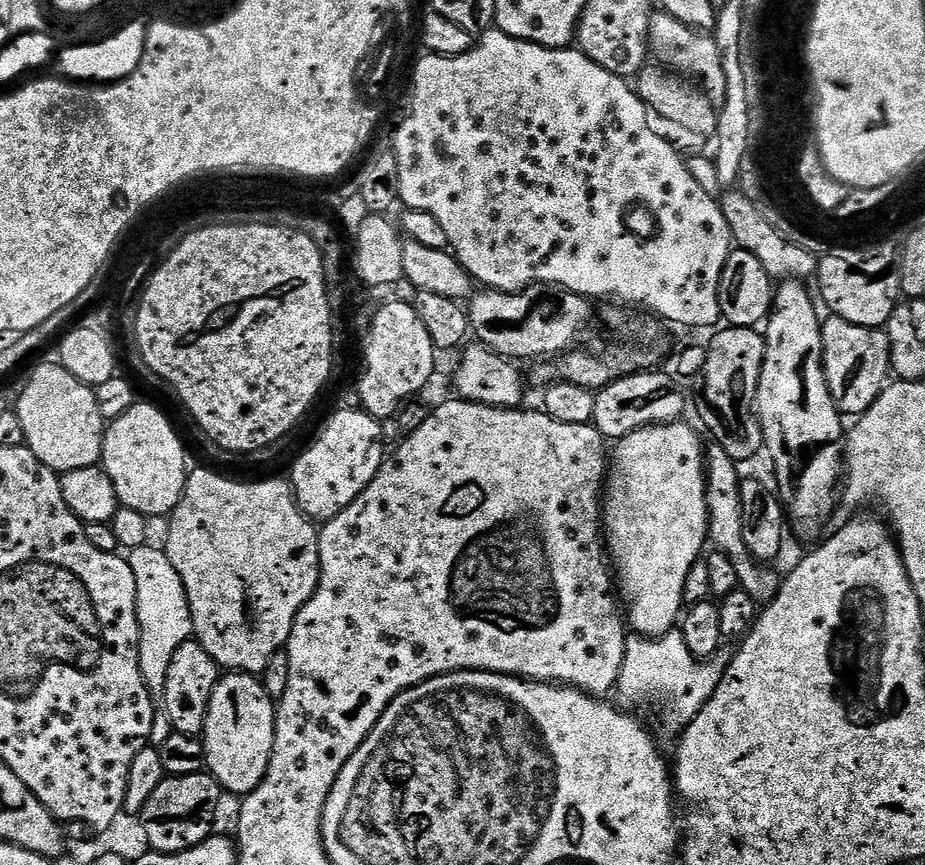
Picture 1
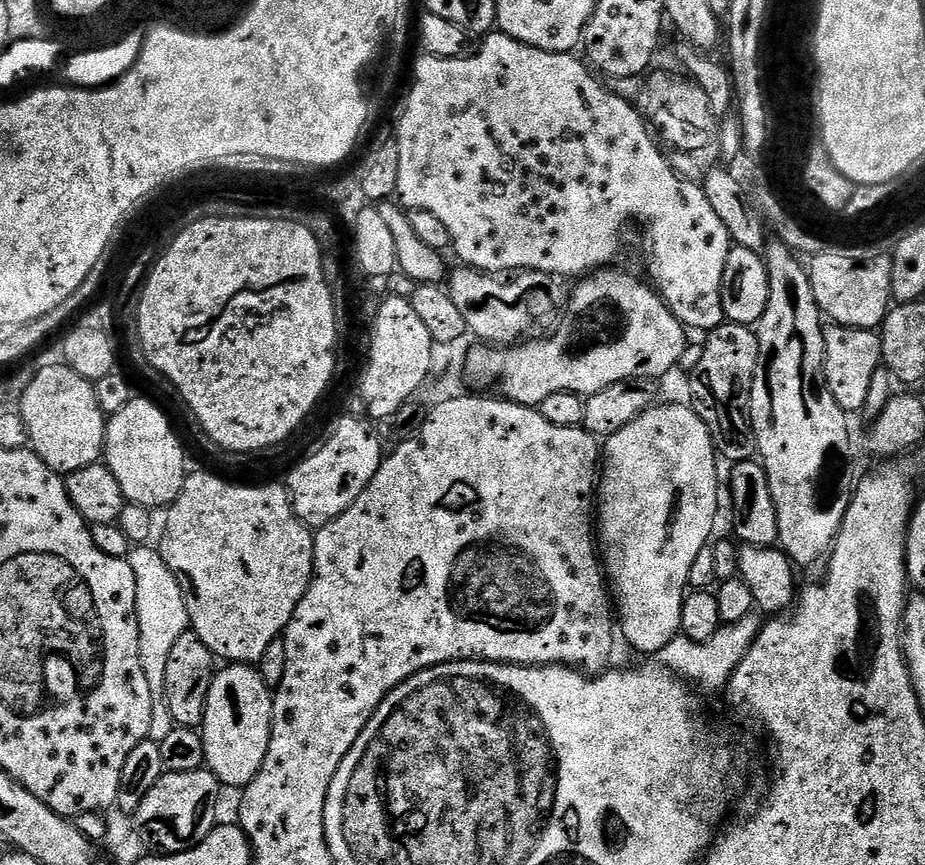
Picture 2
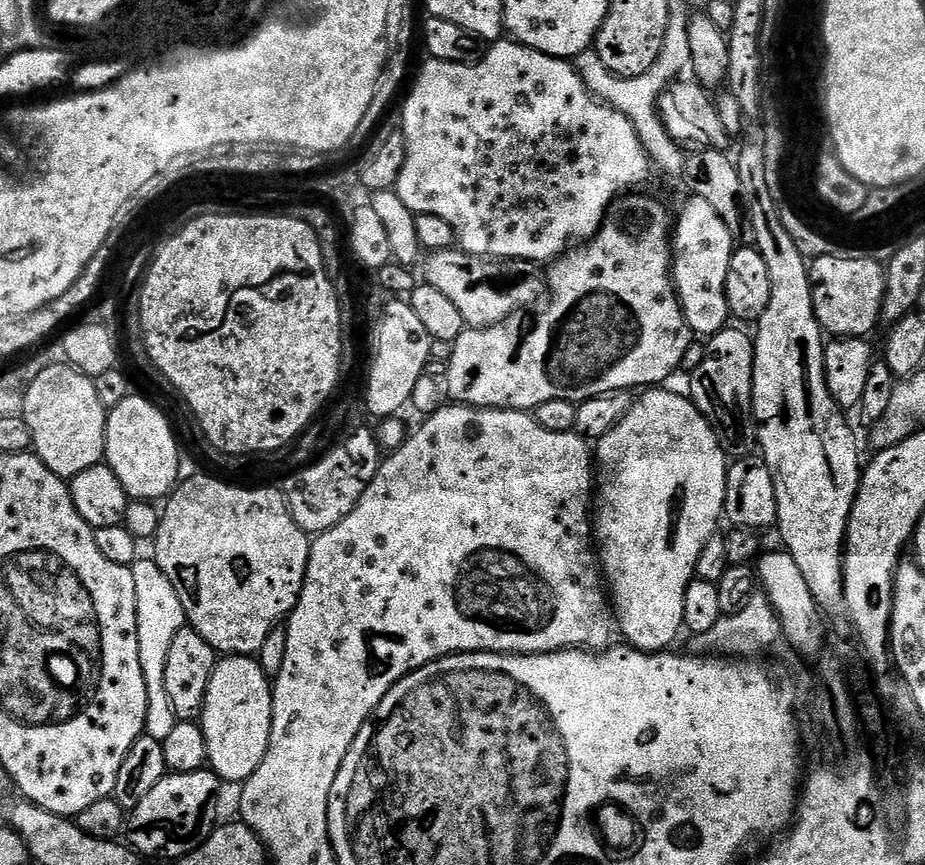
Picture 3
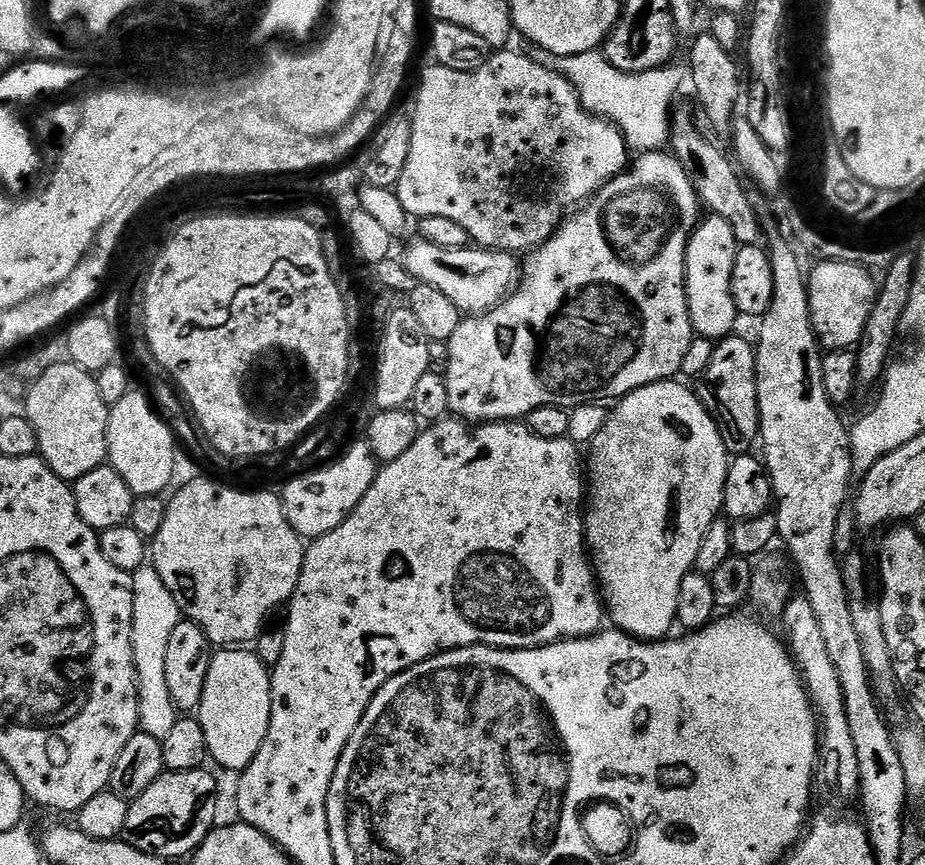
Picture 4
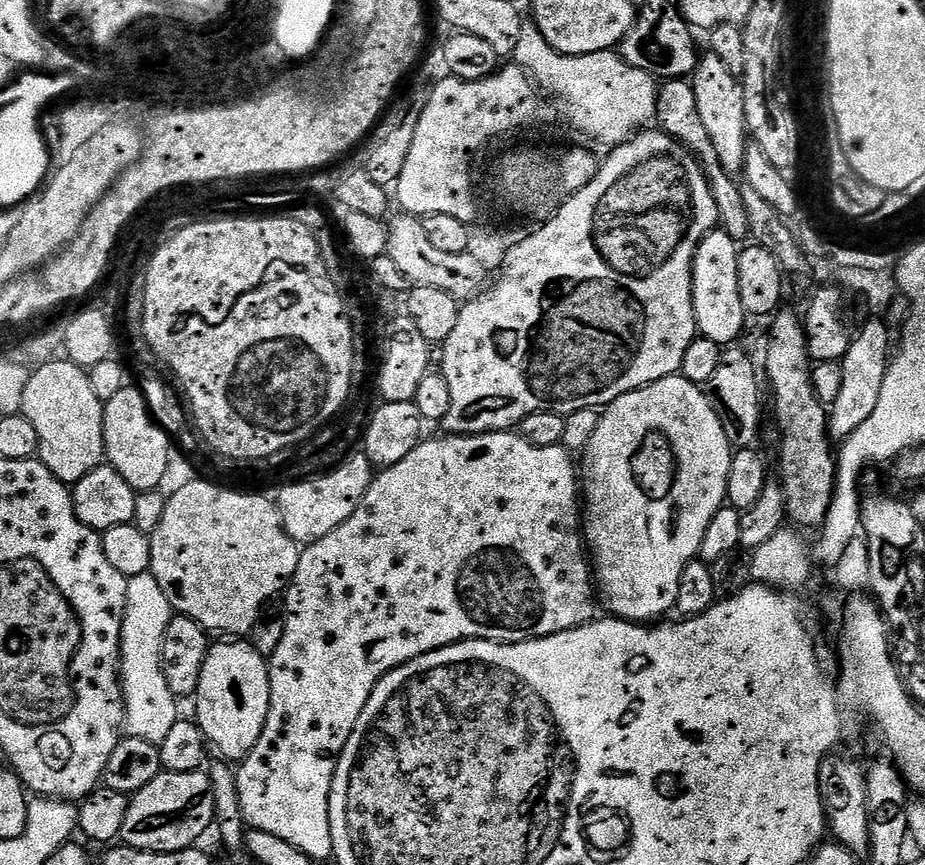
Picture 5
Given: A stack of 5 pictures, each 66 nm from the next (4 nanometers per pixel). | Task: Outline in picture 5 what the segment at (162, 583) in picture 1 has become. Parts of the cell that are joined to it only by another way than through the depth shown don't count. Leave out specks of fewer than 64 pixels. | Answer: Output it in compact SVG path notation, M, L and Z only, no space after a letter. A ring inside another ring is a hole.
M151 571L131 577L128 581L128 597L124 611L124 625L120 639L120 674L124 686L127 735L137 736L159 746L170 734L170 726L178 719L178 698L166 686L166 674L162 674L162 638L166 638L166 626L170 626L174 613L162 586L158 586Z

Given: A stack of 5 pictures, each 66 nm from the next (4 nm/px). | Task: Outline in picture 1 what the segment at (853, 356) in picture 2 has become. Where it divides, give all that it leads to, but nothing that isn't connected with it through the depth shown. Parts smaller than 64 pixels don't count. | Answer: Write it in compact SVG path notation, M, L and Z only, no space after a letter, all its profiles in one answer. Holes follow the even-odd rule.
M829 315L823 321L820 333L824 347L824 377L828 383L830 394L834 398L834 406L840 411L841 417L859 418L870 410L870 406L874 406L874 402L889 383L891 356L887 334L878 328L854 326L854 322L846 322L833 315Z

